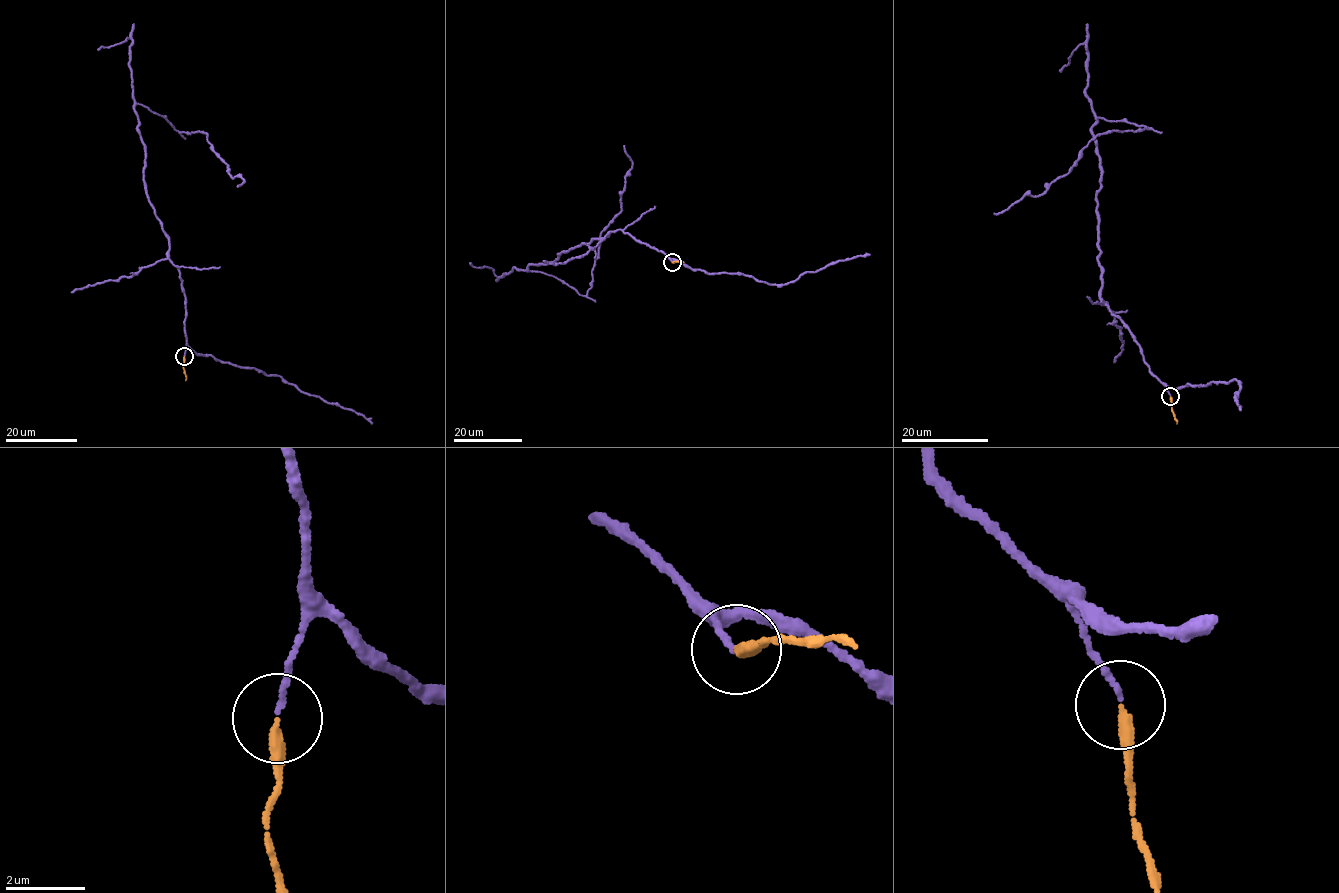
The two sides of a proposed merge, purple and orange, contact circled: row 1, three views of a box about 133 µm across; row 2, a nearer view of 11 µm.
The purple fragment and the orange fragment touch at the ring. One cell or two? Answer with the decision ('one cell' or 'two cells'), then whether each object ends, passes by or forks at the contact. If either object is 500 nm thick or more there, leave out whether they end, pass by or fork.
one cell | purple ends | orange ends

